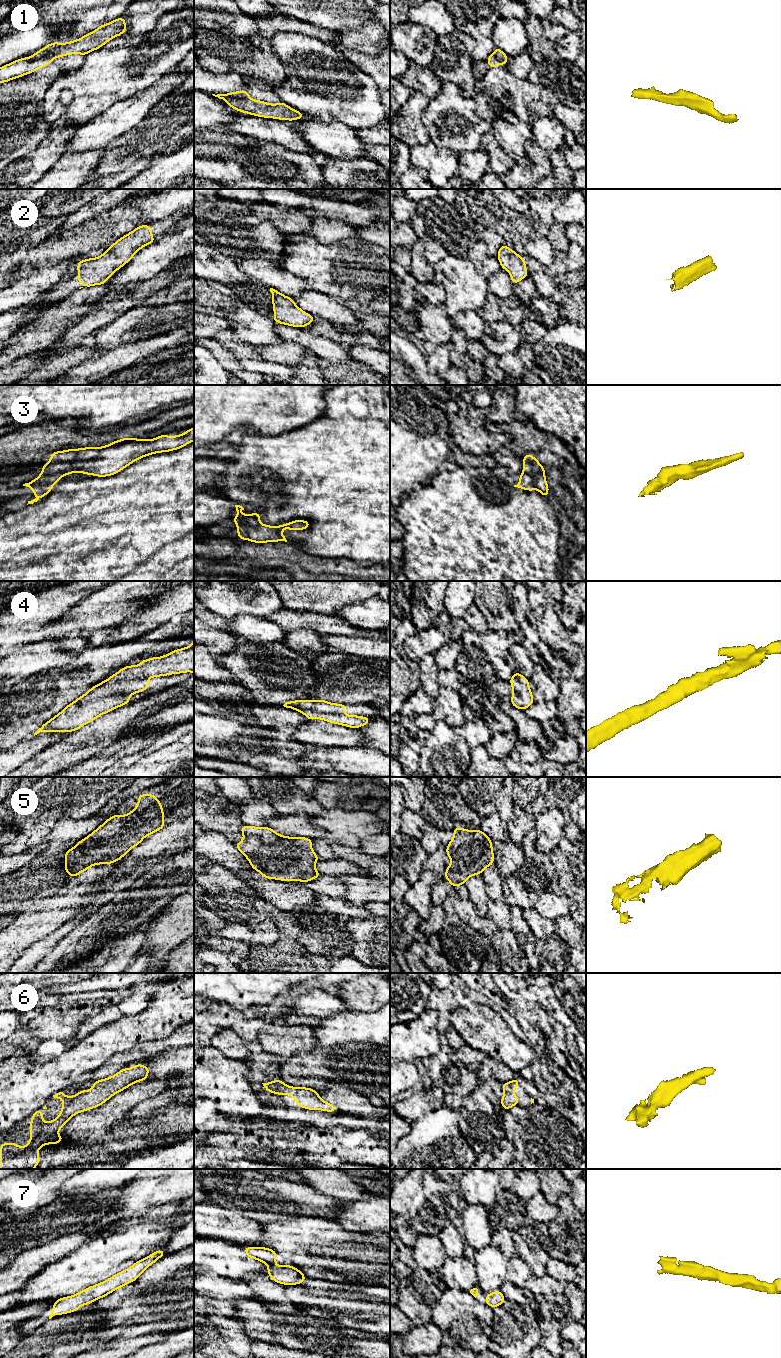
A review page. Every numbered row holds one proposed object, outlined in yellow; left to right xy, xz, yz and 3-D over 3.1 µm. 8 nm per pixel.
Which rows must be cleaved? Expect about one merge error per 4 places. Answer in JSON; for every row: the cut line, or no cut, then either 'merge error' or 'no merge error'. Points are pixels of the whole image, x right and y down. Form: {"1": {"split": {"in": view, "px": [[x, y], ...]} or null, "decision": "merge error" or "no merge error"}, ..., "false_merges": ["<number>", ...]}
{"1": {"split": null, "decision": "no merge error"}, "2": {"split": null, "decision": "no merge error"}, "3": {"split": null, "decision": "no merge error"}, "4": {"split": null, "decision": "no merge error"}, "5": {"split": null, "decision": "no merge error"}, "6": {"split": null, "decision": "no merge error"}, "7": {"split": null, "decision": "no merge error"}, "false_merges": []}

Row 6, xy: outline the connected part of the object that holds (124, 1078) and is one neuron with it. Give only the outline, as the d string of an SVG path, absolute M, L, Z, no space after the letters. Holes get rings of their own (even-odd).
M136 1064L111 1077L93 1081L91 1090L81 1090L74 1096L66 1096L63 1092L53 1095L54 1098L63 1100L58 1117L44 1122L42 1109L35 1111L30 1121L30 1141L24 1147L13 1142L1 1143L0 1169L35 1169L41 1161L37 1151L47 1144L62 1142L64 1137L59 1136L58 1131L74 1115L96 1108L130 1085L147 1080L150 1071L145 1065Z

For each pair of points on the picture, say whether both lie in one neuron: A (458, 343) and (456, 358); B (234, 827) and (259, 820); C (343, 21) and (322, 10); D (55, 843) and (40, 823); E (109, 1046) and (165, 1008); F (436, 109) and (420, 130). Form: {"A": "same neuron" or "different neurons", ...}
{"A": "same neuron", "B": "different neurons", "C": "same neuron", "D": "different neurons", "E": "same neuron", "F": "different neurons"}

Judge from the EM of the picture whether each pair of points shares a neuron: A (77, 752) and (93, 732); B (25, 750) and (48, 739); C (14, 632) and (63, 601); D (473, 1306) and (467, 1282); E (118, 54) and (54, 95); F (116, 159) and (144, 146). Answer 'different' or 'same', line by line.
A: same
B: same
C: same
D: different
E: same
F: same

